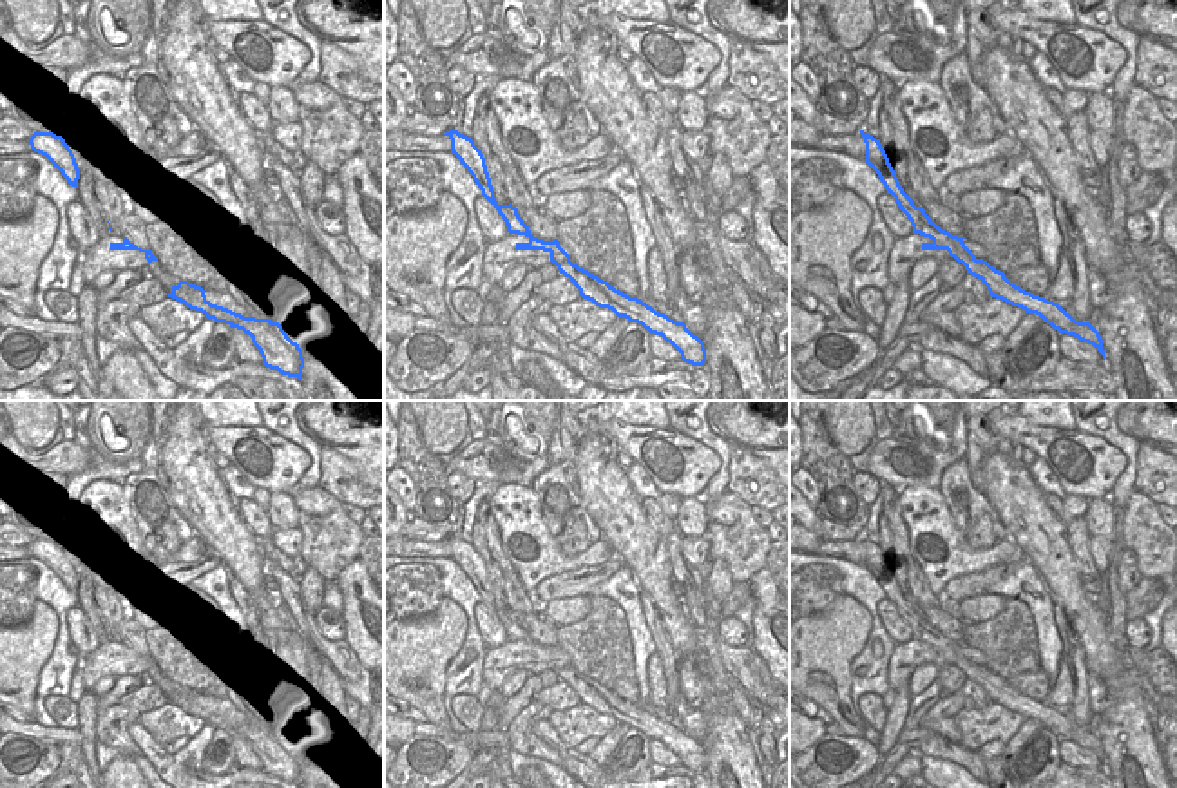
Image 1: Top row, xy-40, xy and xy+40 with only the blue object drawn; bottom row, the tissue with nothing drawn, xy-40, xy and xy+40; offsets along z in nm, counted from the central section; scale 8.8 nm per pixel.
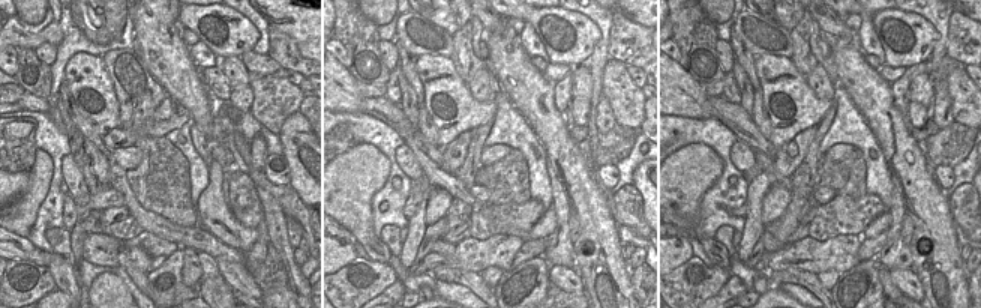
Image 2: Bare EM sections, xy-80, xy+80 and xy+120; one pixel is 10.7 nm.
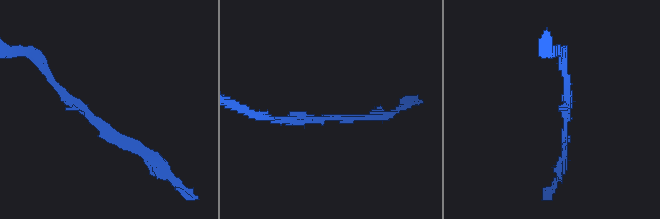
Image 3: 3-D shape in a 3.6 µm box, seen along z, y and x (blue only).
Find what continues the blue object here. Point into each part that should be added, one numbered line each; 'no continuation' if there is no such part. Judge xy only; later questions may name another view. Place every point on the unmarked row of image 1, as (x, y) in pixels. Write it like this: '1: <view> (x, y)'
no continuation

